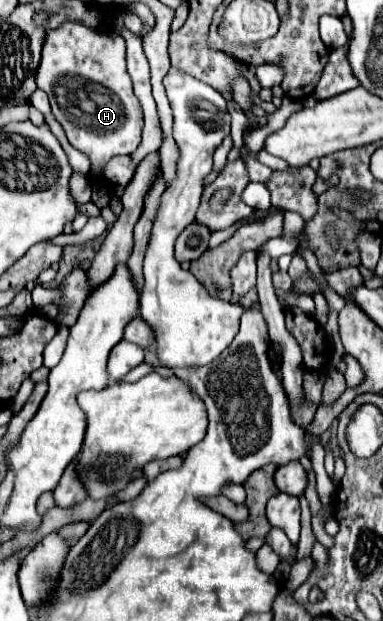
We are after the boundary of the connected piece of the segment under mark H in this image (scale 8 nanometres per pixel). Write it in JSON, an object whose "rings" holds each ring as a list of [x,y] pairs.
{"rings":[[[71,21],[49,31],[37,71],[37,87],[49,95],[69,143],[91,159],[93,181],[103,177],[103,167],[113,155],[133,155],[139,147],[143,113],[125,67],[125,39],[121,35],[99,35]]]}

